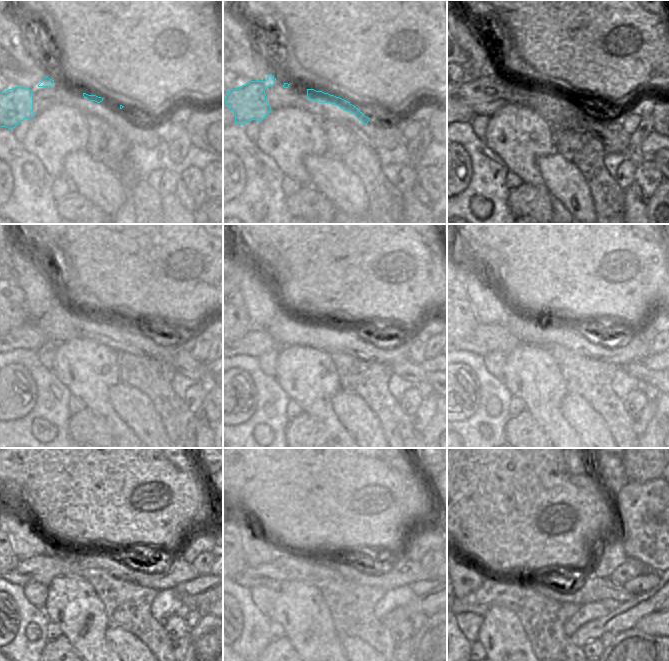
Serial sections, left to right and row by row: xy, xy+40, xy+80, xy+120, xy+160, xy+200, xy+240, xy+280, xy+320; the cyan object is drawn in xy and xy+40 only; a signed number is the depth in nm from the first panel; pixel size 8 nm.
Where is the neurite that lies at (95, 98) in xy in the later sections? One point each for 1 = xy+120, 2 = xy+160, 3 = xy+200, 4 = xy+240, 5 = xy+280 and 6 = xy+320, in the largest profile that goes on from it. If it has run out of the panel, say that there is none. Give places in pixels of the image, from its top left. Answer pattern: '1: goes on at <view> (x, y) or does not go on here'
1: goes on at xy+120 (59, 324)
2: goes on at xy+160 (286, 329)
3: goes on at xy+200 (636, 348)
4: goes on at xy+240 (183, 577)
5: goes on at xy+280 (409, 570)
6: goes on at xy+320 (630, 573)

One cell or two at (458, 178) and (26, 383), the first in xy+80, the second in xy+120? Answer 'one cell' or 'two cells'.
one cell

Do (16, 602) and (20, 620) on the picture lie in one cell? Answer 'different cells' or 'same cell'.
same cell

